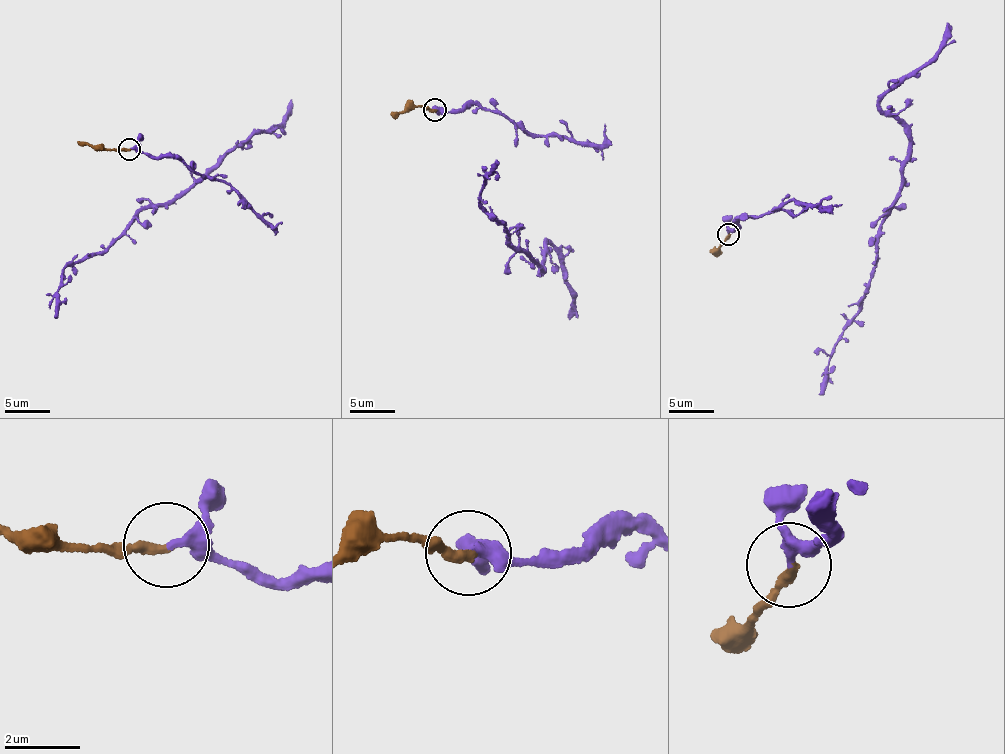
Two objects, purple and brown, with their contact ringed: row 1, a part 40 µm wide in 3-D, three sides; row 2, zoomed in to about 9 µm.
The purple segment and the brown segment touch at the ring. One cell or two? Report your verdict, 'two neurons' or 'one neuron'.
one neuron

